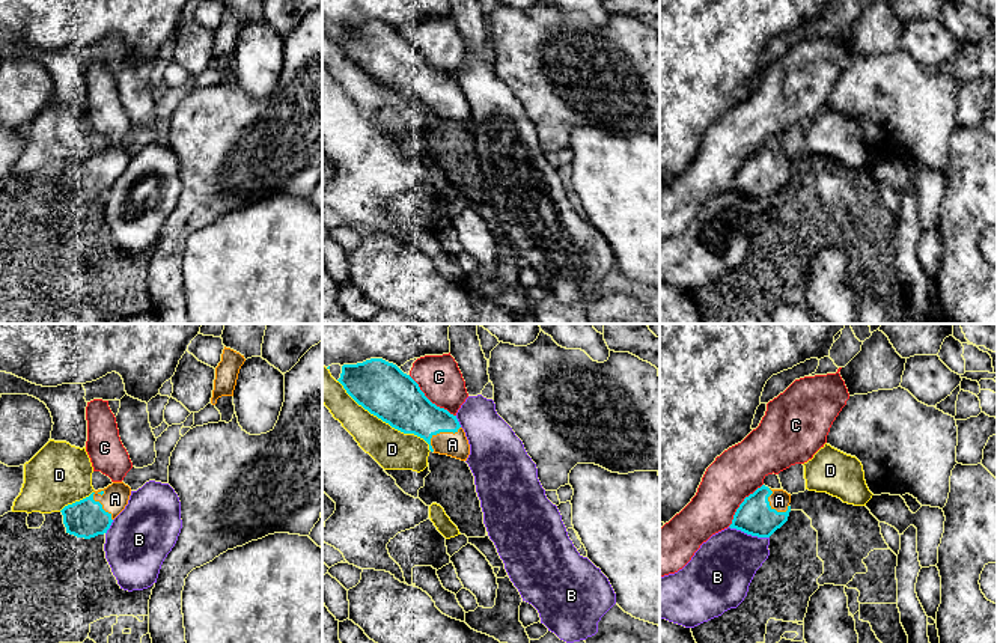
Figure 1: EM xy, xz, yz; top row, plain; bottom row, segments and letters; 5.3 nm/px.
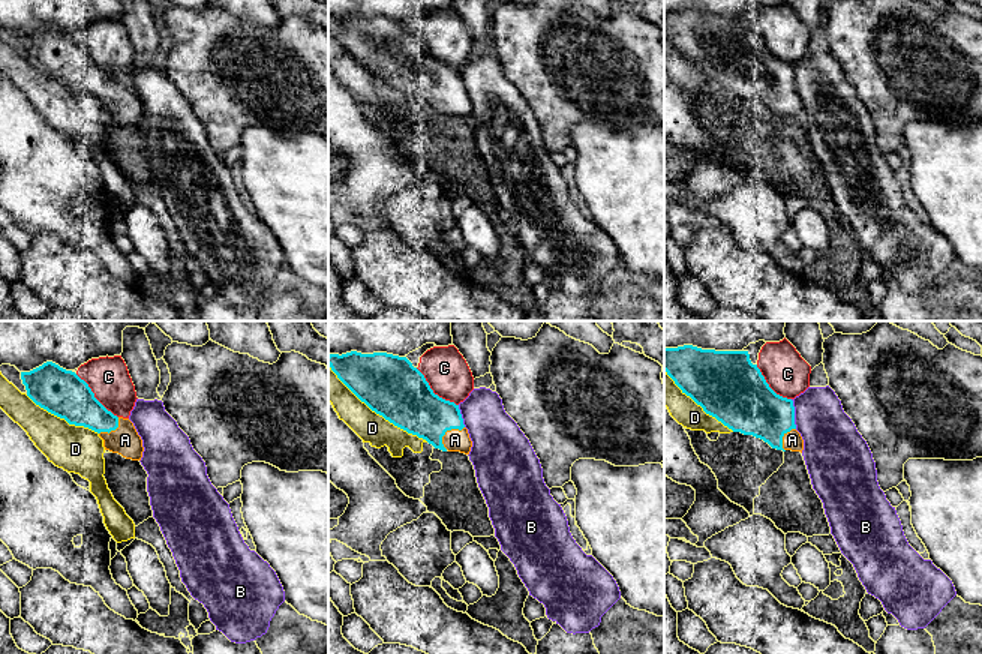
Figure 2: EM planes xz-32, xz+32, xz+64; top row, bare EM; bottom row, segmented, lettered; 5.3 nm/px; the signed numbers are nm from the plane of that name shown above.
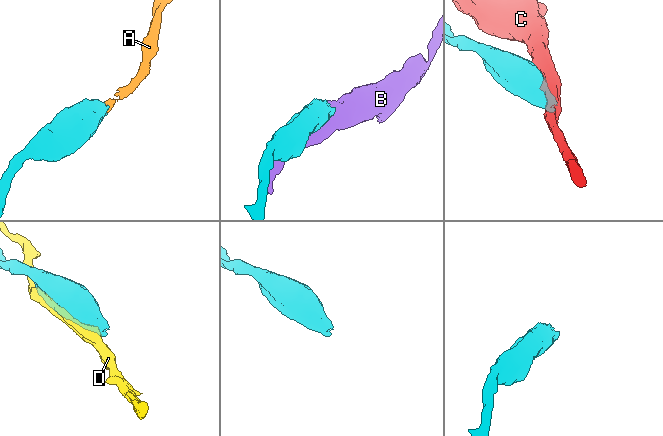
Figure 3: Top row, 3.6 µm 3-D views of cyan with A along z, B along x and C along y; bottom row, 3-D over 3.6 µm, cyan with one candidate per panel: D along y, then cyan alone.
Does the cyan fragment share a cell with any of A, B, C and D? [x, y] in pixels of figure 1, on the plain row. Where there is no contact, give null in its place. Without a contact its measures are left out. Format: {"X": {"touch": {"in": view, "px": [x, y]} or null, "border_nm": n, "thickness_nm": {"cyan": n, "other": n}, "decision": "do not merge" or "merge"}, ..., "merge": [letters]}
{"A": {"touch": {"in": "xy", "px": [101, 167]}, "border_nm": 190, "thickness_nm": {"cyan": 200, "other": 140}, "decision": "merge"}, "B": {"touch": {"in": "yz", "px": [749, 196]}, "border_nm": 220, "thickness_nm": {"cyan": 200, "other": 340}, "decision": "do not merge"}, "C": {"touch": {"in": "xz", "px": [429, 63]}, "border_nm": 340, "thickness_nm": {"cyan": 280, "other": 240}, "decision": "do not merge"}, "D": {"touch": {"in": "xz", "px": [384, 83]}, "border_nm": 650, "thickness_nm": {"cyan": 280, "other": 220}, "decision": "do not merge"}, "merge": ["A"]}

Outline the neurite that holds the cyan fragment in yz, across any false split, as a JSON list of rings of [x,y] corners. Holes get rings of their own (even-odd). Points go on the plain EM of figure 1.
[[[762,148],[744,161],[729,190],[752,199],[770,200],[788,184],[789,166],[791,157]]]

